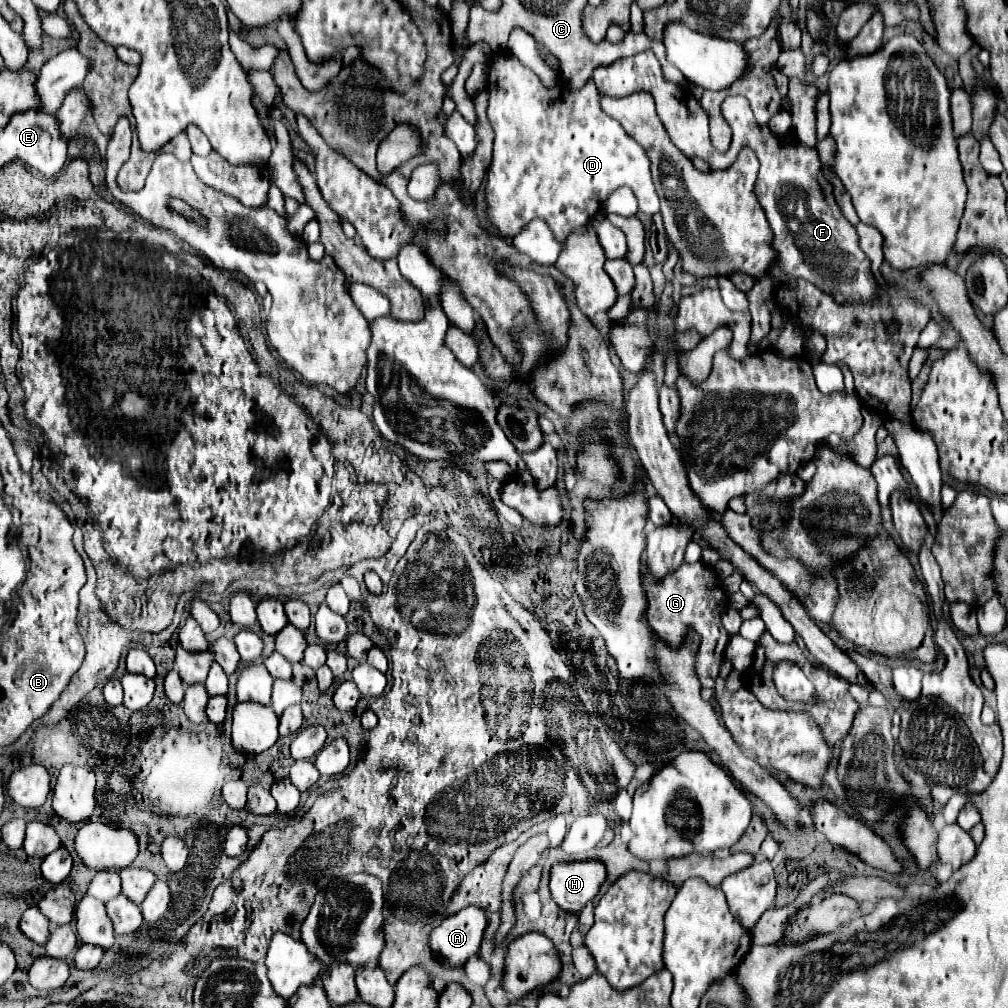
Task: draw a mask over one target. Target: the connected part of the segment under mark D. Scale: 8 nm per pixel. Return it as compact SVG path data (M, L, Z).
M500 54L496 62L490 62L488 66L488 92L490 92L490 104L488 104L488 118L492 122L492 128L494 128L494 156L492 156L492 164L490 164L490 170L488 170L488 186L486 186L486 200L488 200L488 220L490 224L504 236L516 236L532 218L542 218L550 224L554 236L562 242L570 236L570 232L574 232L576 228L582 228L588 224L588 220L594 218L594 214L602 208L602 202L620 186L628 186L634 196L638 198L638 206L640 206L640 212L648 214L648 216L654 216L658 210L660 210L660 202L658 202L658 194L656 194L656 188L654 188L654 182L652 182L652 176L650 176L650 160L644 152L644 148L632 140L624 130L622 126L612 120L610 116L606 116L602 110L600 110L600 102L598 102L598 90L592 82L588 82L584 88L580 90L568 90L566 86L556 86L552 90L544 88L540 78L526 66L520 64L520 60L512 54Z

